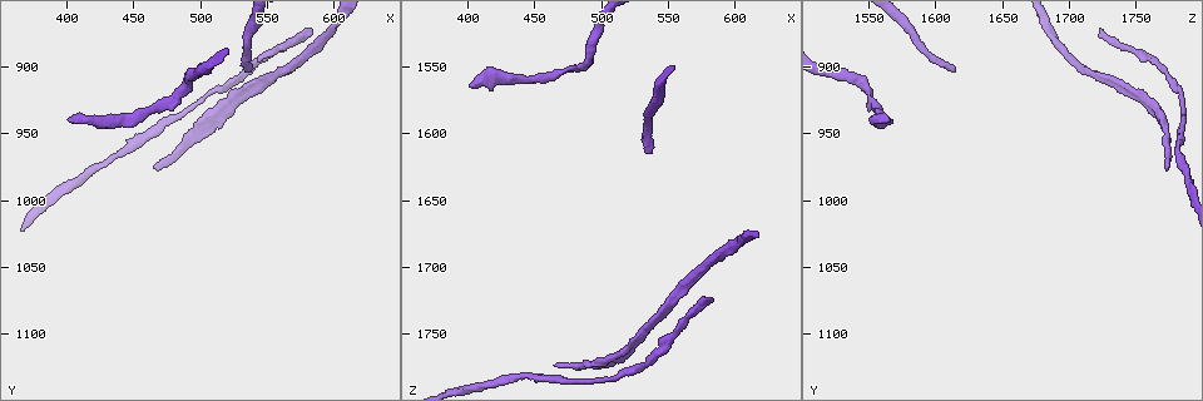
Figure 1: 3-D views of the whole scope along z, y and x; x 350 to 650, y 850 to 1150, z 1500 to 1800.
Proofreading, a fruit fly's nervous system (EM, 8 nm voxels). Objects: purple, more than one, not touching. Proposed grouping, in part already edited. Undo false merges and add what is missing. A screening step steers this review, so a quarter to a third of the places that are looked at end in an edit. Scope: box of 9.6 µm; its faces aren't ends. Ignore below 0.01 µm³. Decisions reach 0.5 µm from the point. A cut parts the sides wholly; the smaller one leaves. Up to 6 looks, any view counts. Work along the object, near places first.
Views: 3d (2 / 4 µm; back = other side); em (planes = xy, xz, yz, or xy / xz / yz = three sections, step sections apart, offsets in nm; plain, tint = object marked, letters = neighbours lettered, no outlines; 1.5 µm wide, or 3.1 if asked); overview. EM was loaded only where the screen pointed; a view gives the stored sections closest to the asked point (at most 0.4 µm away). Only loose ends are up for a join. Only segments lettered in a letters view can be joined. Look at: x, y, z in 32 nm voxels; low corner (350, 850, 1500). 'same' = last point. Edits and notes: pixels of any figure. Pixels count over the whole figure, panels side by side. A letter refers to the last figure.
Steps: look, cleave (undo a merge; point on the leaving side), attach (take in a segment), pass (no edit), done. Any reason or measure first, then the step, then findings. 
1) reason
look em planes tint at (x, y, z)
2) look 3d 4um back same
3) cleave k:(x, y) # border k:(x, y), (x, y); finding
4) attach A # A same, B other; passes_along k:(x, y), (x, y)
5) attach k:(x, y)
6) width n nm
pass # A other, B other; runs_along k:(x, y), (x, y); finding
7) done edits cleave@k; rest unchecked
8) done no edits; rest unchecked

look em yz step 4 tint at (466, 974, 1772)

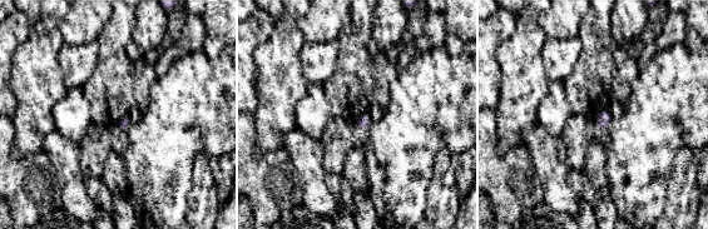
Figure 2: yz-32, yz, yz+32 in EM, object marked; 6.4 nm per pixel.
look em planes letters same

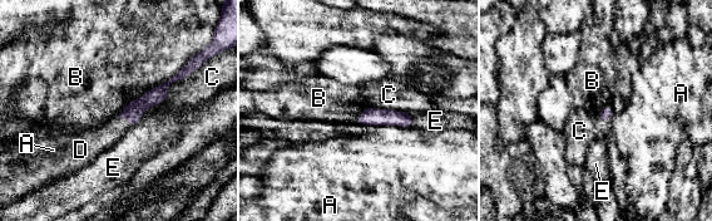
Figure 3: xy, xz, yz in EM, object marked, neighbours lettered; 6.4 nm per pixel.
attach D # A other, B other, C other, D same, E other; it goes on there

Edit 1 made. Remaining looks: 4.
see it whole again
look overview

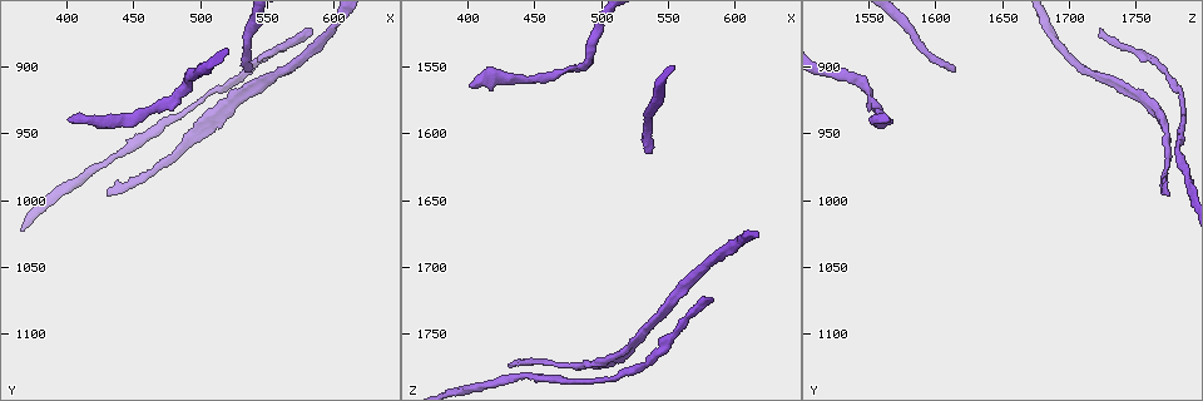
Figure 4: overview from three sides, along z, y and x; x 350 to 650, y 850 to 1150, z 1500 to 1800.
thin neck
look 3d 2um at (478, 924, 1550)

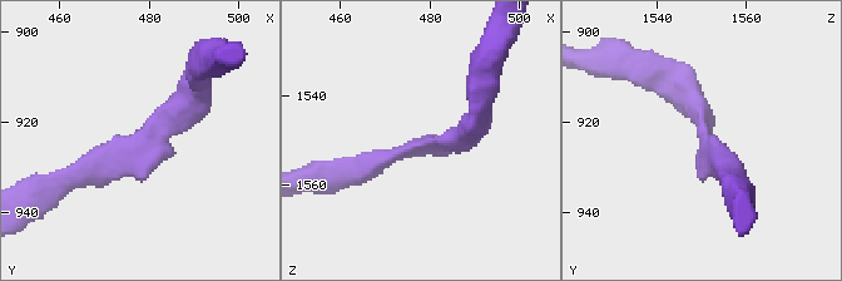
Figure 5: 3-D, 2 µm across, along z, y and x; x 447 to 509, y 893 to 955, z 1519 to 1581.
shape alone is not enough
look em 3.1um planes tint at (480, 923, 1550)

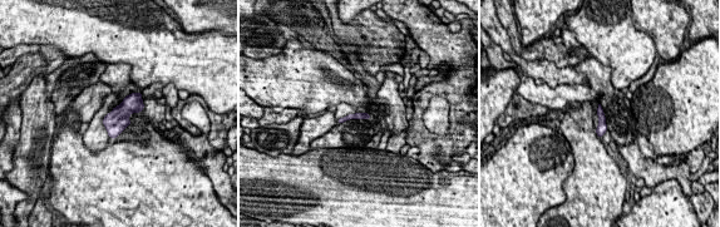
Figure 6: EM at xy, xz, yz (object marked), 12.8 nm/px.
look em 3.1um planes letters same

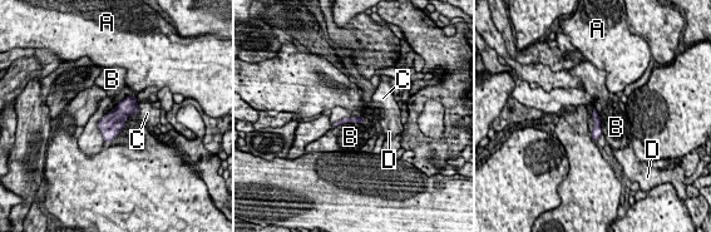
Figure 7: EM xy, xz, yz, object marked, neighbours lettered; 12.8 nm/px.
width 100 nm
pass # A other, B other, C other, D other; border 7:(365, 122), (345, 122), (332, 128); continuous, no second neuron

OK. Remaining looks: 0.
done edits attach@3; rest unchecked

